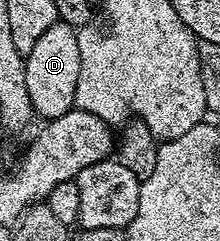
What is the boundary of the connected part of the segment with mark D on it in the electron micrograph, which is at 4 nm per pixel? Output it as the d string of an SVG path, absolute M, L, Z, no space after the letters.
M57 21L50 26L49 30L40 37L30 52L24 57L25 66L25 88L28 89L29 100L32 111L39 113L46 121L63 116L65 112L74 109L77 81L80 75L80 46L76 29L64 22Z

